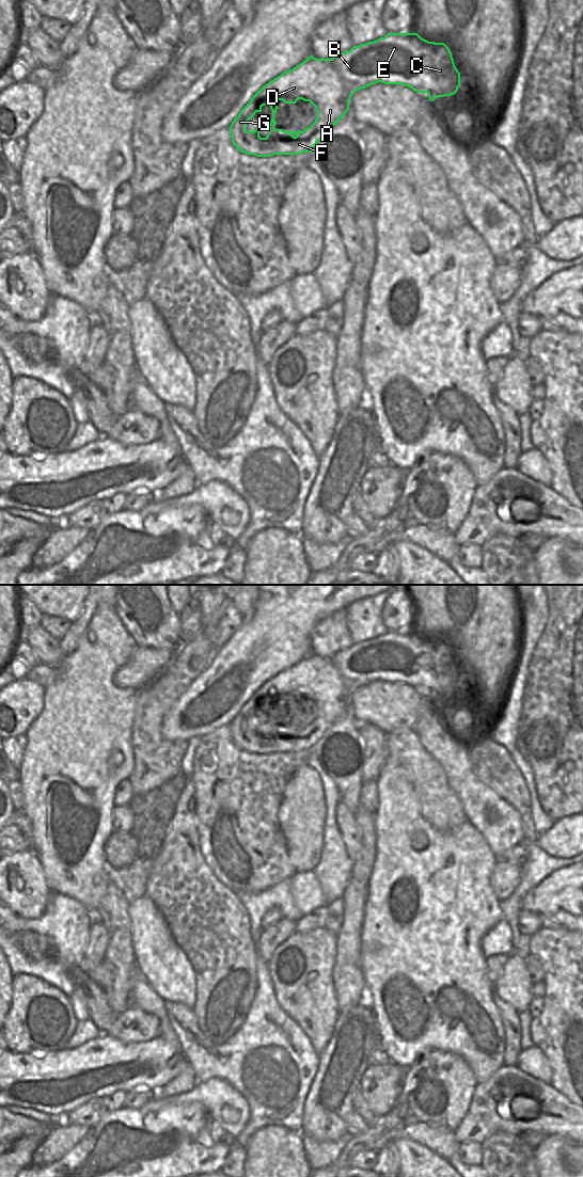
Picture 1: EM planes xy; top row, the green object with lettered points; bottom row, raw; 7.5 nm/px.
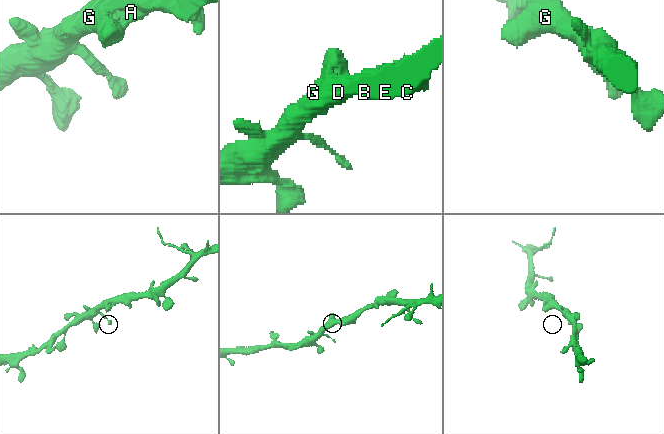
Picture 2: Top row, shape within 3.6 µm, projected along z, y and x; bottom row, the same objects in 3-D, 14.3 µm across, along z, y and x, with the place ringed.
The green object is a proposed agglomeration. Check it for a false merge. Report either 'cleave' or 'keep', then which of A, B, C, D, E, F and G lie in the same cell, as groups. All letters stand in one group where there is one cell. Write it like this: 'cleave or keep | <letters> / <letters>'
keep | A B C D E F G

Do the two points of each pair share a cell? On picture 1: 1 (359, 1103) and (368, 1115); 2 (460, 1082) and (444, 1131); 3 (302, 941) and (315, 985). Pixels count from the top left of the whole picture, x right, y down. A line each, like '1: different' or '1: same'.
1: same
2: same
3: same

